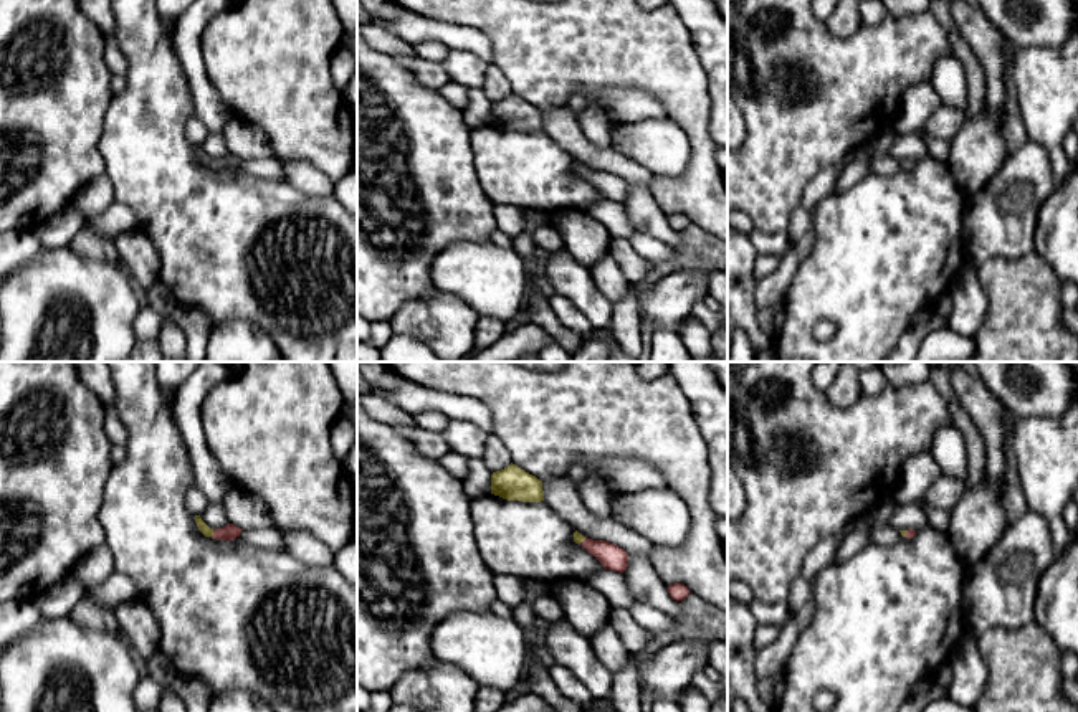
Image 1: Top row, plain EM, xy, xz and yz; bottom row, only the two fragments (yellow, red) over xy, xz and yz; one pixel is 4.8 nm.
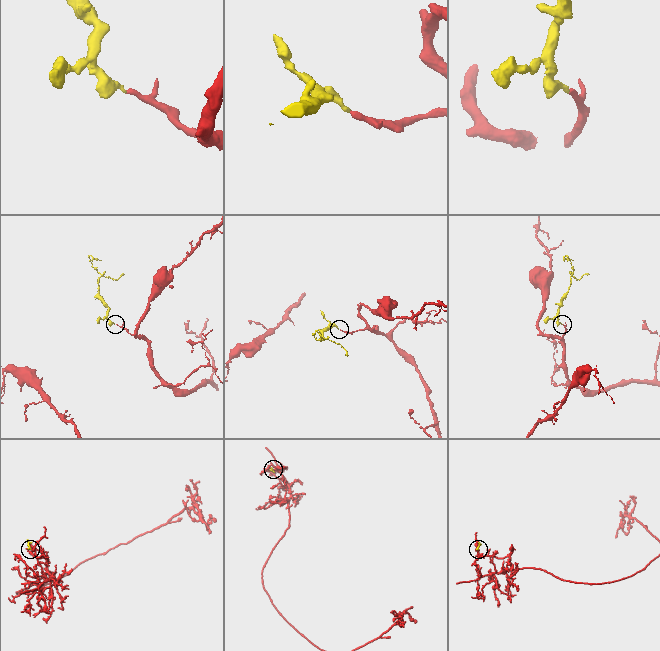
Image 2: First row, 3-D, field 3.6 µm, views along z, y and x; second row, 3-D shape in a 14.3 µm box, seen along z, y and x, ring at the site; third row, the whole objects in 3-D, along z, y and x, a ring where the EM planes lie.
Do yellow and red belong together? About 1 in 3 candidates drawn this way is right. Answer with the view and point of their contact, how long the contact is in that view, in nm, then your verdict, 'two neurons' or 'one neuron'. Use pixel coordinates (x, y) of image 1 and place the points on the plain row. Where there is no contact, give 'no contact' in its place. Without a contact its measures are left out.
meets yellow in xy at (212, 164); contact 40 nm long; one neuron

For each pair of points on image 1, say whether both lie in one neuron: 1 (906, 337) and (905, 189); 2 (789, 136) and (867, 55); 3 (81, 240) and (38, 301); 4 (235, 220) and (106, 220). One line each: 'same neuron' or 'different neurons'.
1: different neurons
2: same neuron
3: different neurons
4: different neurons

